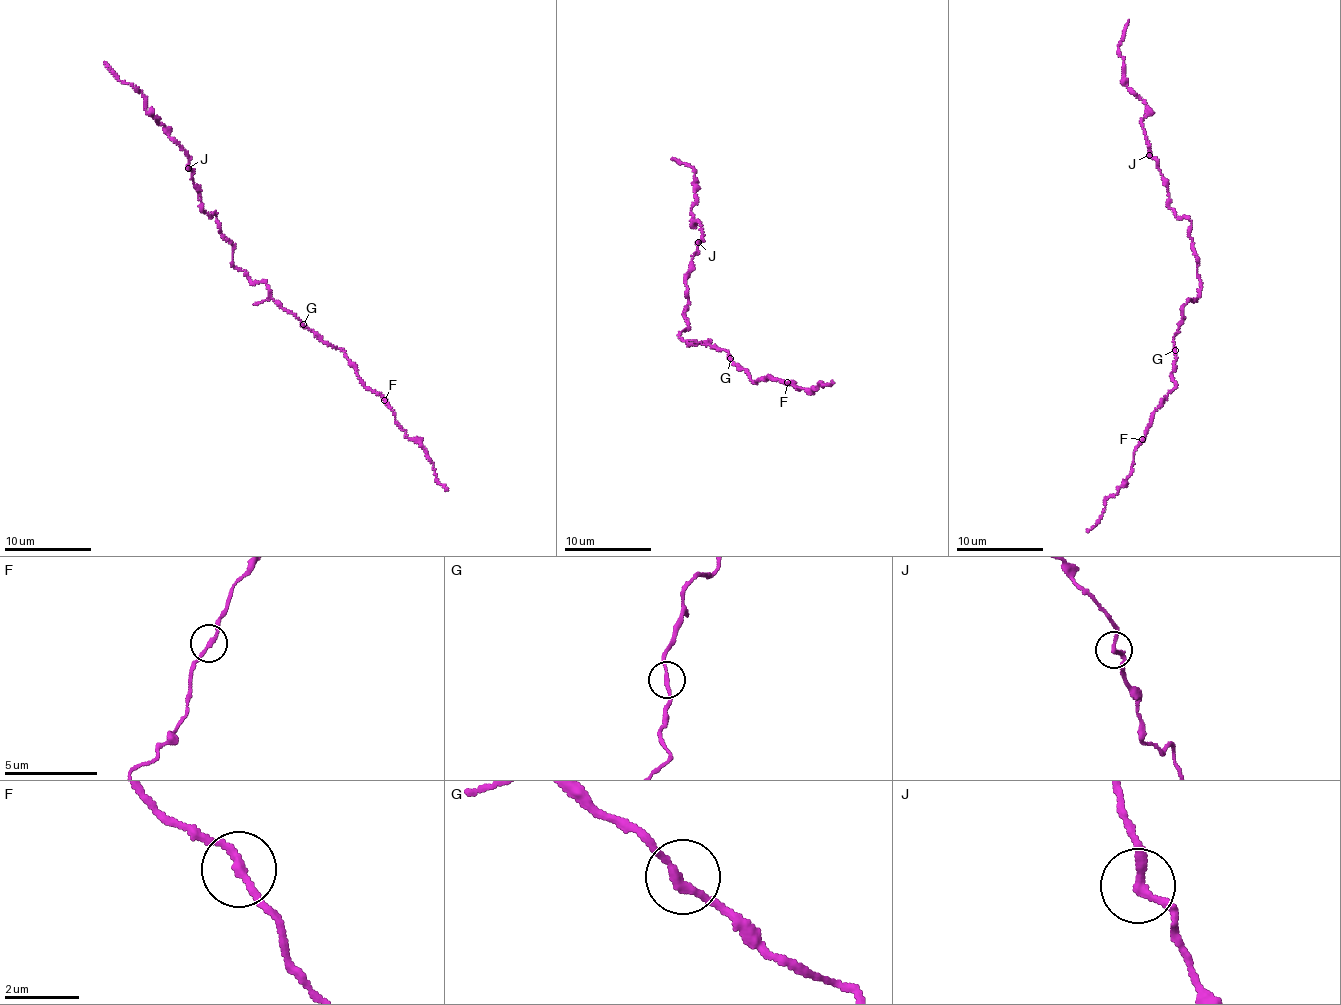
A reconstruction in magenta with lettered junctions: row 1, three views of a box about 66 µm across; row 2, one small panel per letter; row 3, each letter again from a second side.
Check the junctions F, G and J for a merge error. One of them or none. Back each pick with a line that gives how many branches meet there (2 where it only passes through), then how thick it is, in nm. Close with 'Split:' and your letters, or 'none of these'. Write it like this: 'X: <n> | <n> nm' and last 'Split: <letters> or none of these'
Split: none of these

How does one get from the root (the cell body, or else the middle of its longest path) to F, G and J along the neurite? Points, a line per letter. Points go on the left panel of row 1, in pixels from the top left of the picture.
F: (245, 273), (252, 283), (265, 282), (275, 301), (323, 341), (341, 349), (366, 387), (384, 400)
G: (245, 273), (252, 283), (265, 282), (275, 301), (303, 324)
J: (245, 273), (233, 265), (232, 242), (221, 233), (215, 213), (210, 217), (201, 210), (200, 187), (188, 167)

